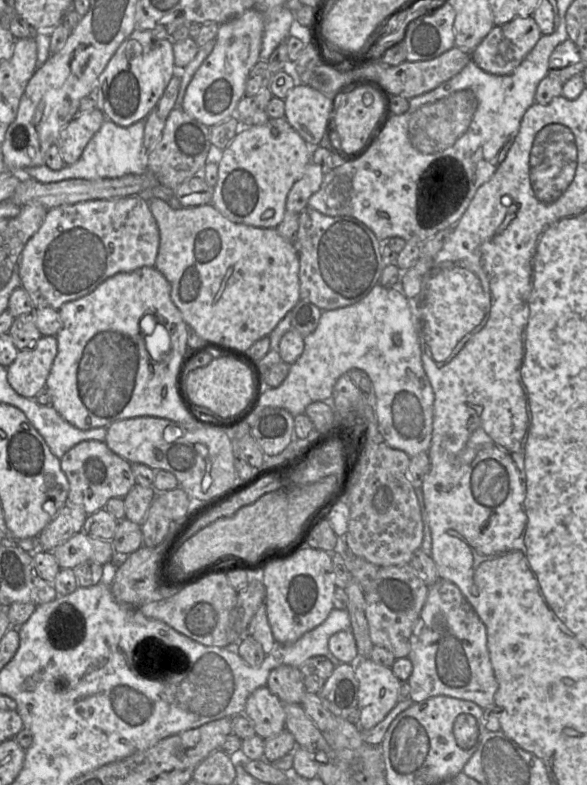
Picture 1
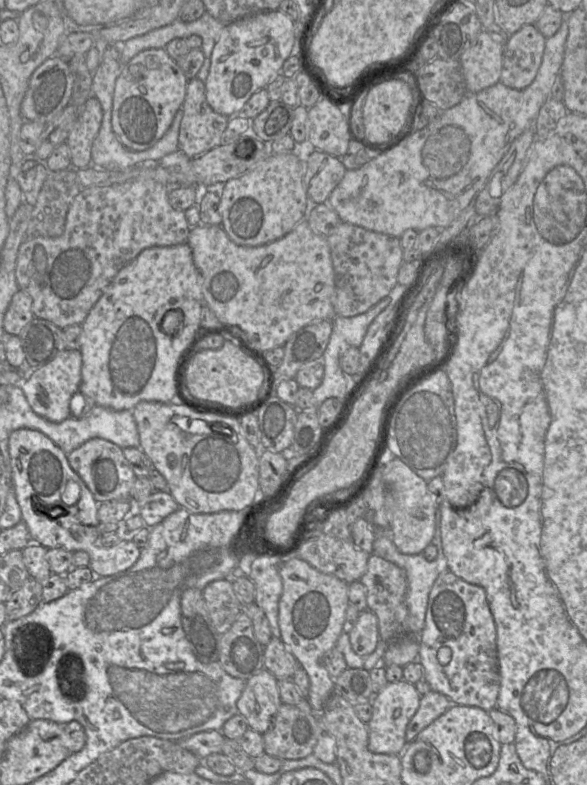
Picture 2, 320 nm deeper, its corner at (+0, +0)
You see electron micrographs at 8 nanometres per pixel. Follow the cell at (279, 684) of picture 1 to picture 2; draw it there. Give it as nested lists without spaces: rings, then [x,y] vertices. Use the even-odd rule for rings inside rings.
[[[272,637],[264,648],[264,668],[278,679],[291,679],[299,666],[296,658],[280,638]]]

